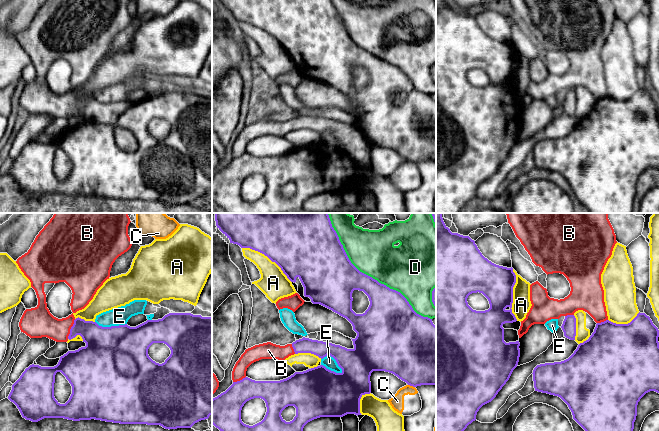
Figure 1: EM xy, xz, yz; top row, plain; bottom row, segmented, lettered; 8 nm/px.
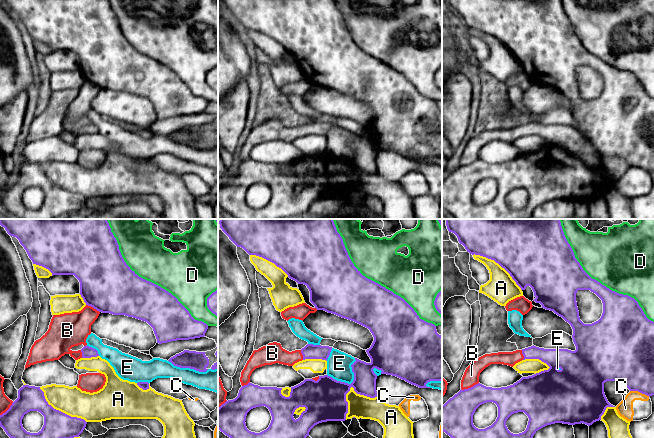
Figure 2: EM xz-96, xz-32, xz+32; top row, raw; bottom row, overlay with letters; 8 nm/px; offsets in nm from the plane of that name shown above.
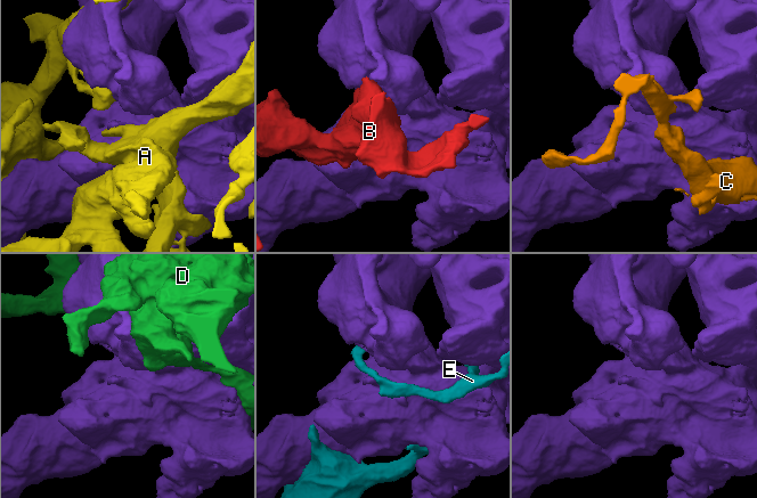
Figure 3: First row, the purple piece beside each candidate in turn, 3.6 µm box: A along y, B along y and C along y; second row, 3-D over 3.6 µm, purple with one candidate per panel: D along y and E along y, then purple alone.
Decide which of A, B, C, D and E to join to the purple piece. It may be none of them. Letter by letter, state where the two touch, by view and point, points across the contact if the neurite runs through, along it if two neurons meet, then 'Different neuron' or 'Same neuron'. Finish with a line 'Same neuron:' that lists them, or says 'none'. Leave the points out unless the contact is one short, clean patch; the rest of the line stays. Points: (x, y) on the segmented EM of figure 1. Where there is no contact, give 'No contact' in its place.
A: Touches purple at xz (268, 257). Different neuron
B: Touches purple at xy (70, 329). Different neuron
C: Touches purple at xz (411, 385). Different neuron
D: Touches purple at xz (367, 275). Different neuron
E: Touches purple at xz (334, 358). Different neuron
Same neuron: none

